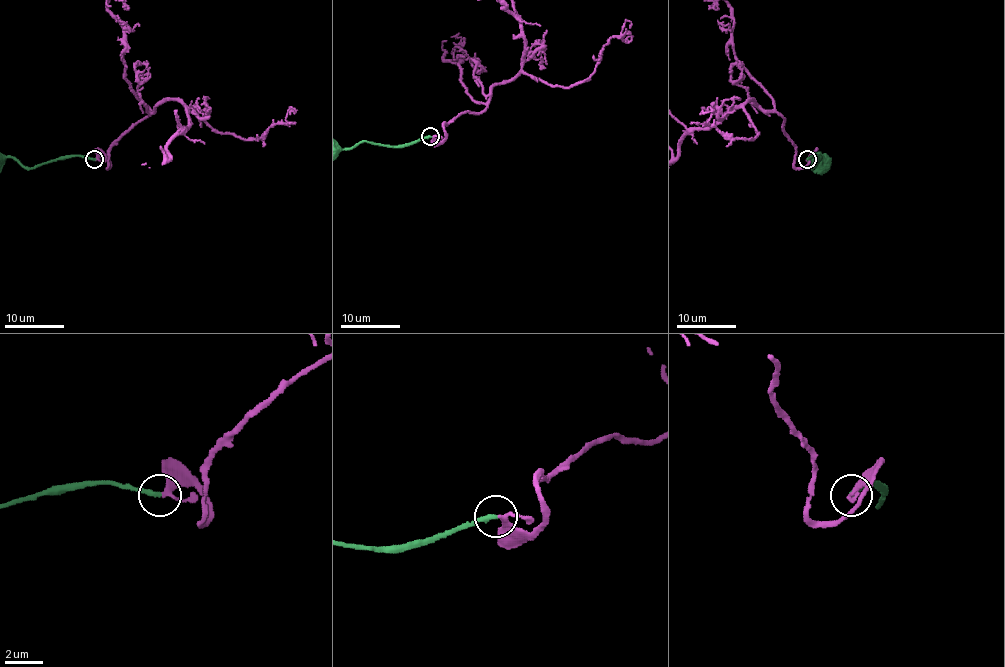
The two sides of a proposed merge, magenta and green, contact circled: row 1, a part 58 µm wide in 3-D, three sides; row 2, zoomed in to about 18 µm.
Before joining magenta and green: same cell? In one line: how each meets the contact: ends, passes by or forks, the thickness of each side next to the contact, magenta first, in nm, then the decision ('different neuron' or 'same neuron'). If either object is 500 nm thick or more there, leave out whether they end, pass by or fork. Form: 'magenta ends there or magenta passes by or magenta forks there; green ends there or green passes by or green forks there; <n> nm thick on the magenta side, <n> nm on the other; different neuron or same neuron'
magenta passes by; green ends there; 190 nm thick on the magenta side, 260 nm on the other; same neuron

